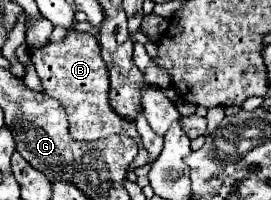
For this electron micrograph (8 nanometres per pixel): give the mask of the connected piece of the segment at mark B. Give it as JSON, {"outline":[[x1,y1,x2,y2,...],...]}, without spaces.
{"outline":[[68,31,66,39,60,43,48,43,42,49,36,49,30,53,30,59,38,71,38,77,42,81,42,89,46,95,56,97,70,121,70,133,76,141,96,141,100,137,108,137,114,133,128,135,136,139,138,143,138,155,130,163,129,170,146,165,148,151,144,151,144,145,140,141,140,135,136,131,134,121,120,119,118,113,110,105,110,75,100,55,100,45,92,35,82,35,78,31]]}

